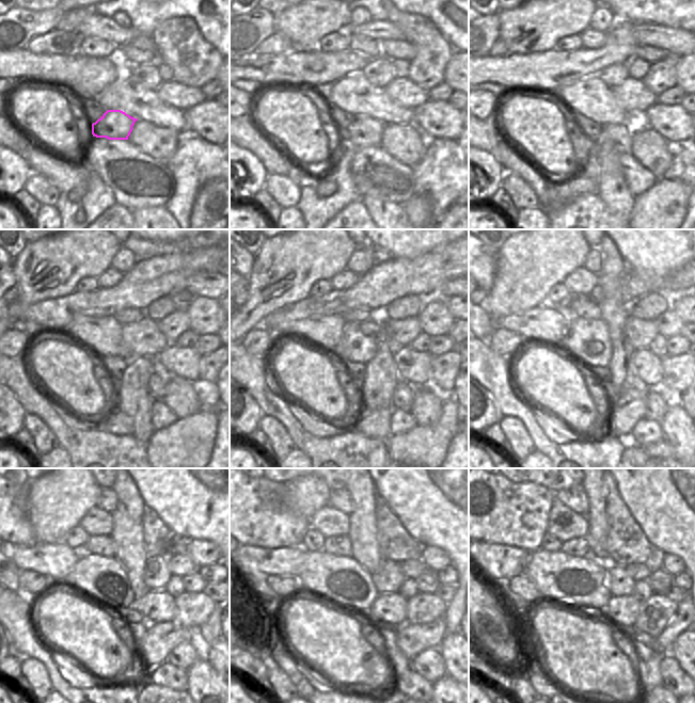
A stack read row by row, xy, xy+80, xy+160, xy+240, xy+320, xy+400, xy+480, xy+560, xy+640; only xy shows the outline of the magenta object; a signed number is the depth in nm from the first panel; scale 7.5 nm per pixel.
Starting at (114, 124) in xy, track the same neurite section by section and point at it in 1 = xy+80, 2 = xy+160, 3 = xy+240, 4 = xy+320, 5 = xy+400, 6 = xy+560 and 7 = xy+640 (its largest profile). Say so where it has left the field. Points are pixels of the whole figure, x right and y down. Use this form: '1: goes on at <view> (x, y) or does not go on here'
1: goes on at xy+80 (364, 131)
2: goes on at xy+160 (618, 138)
3: goes on at xy+240 (157, 382)
4: goes on at xy+320 (404, 395)
5: goes on at xy+400 (657, 406)
6: goes on at xy+560 (429, 664)
7: goes on at xy+640 (674, 678)

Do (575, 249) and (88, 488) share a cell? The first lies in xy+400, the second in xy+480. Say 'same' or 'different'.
same

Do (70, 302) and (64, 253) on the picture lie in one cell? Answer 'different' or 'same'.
different

